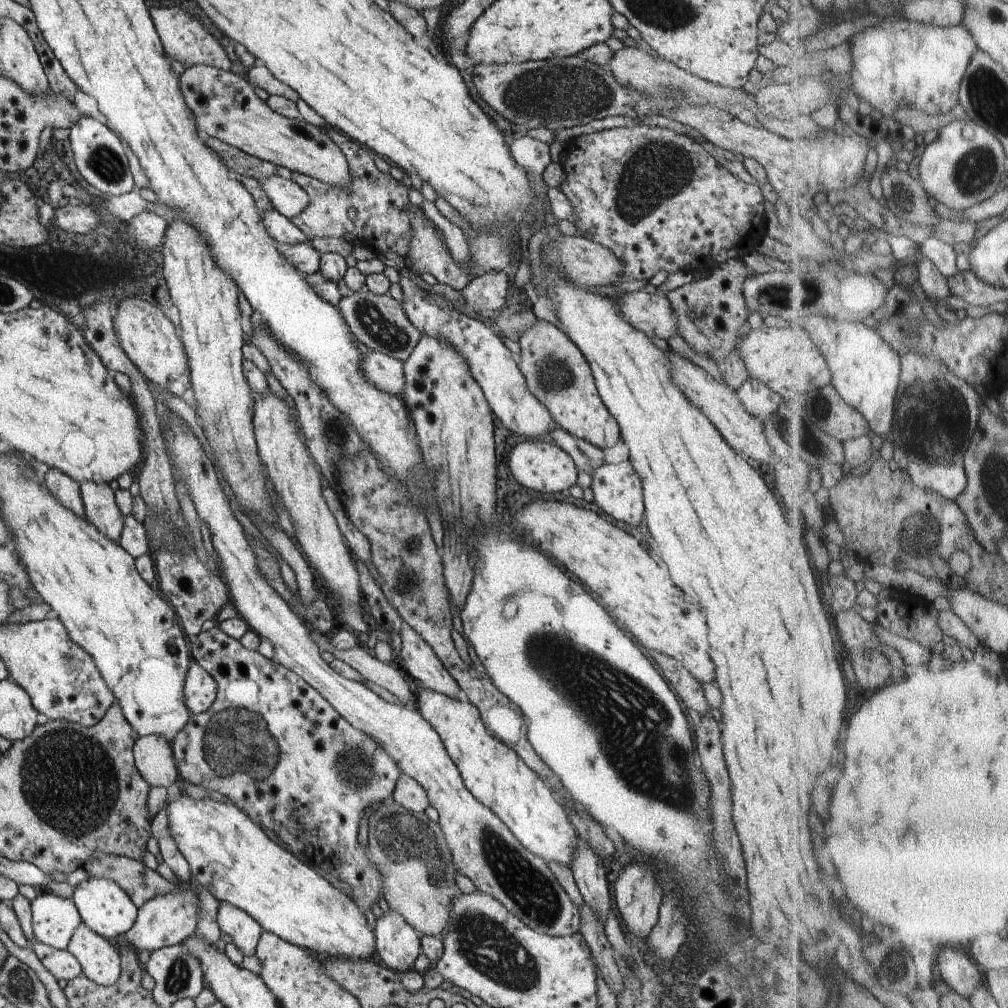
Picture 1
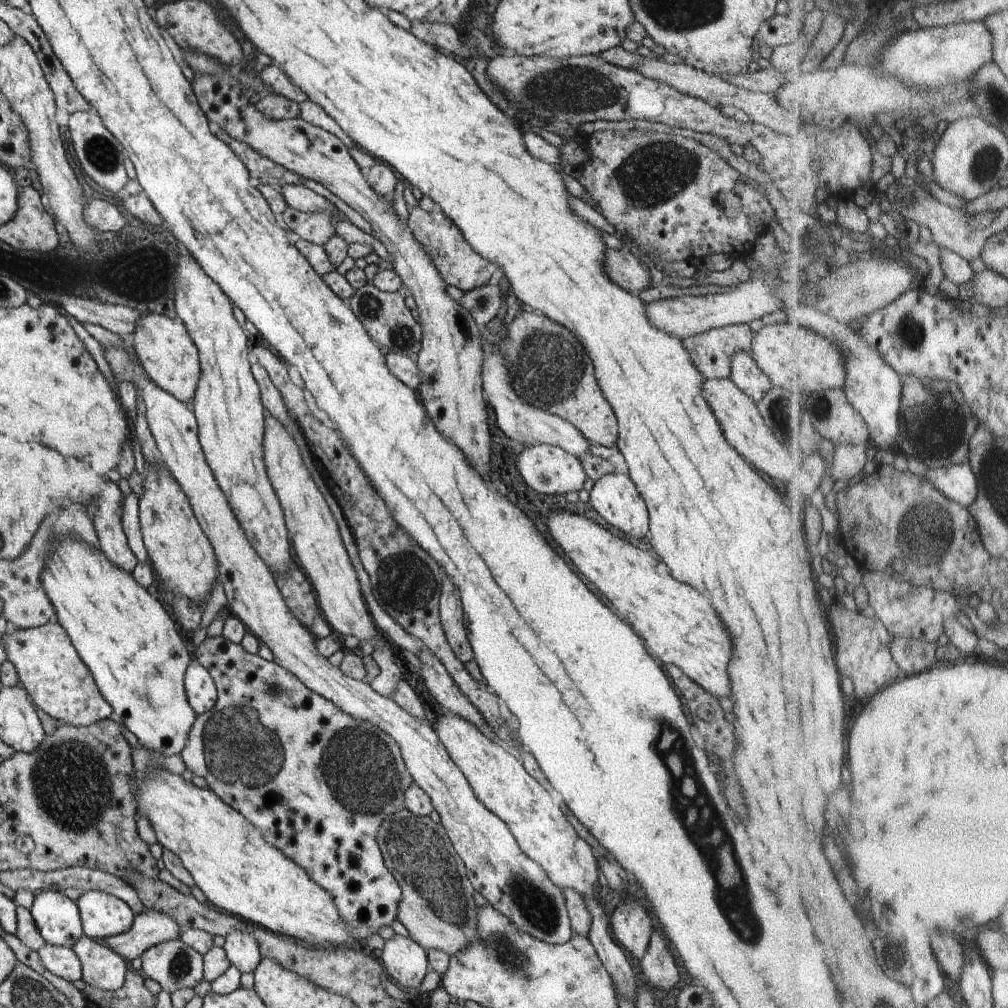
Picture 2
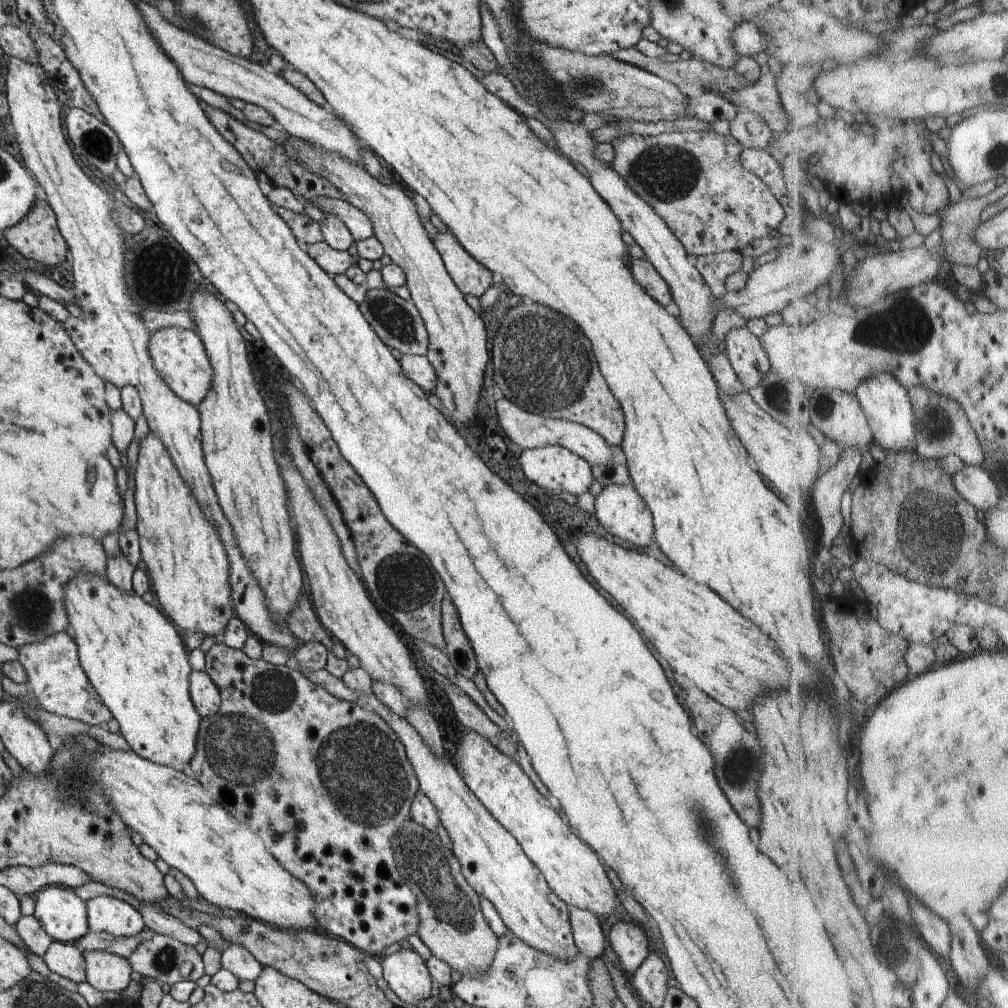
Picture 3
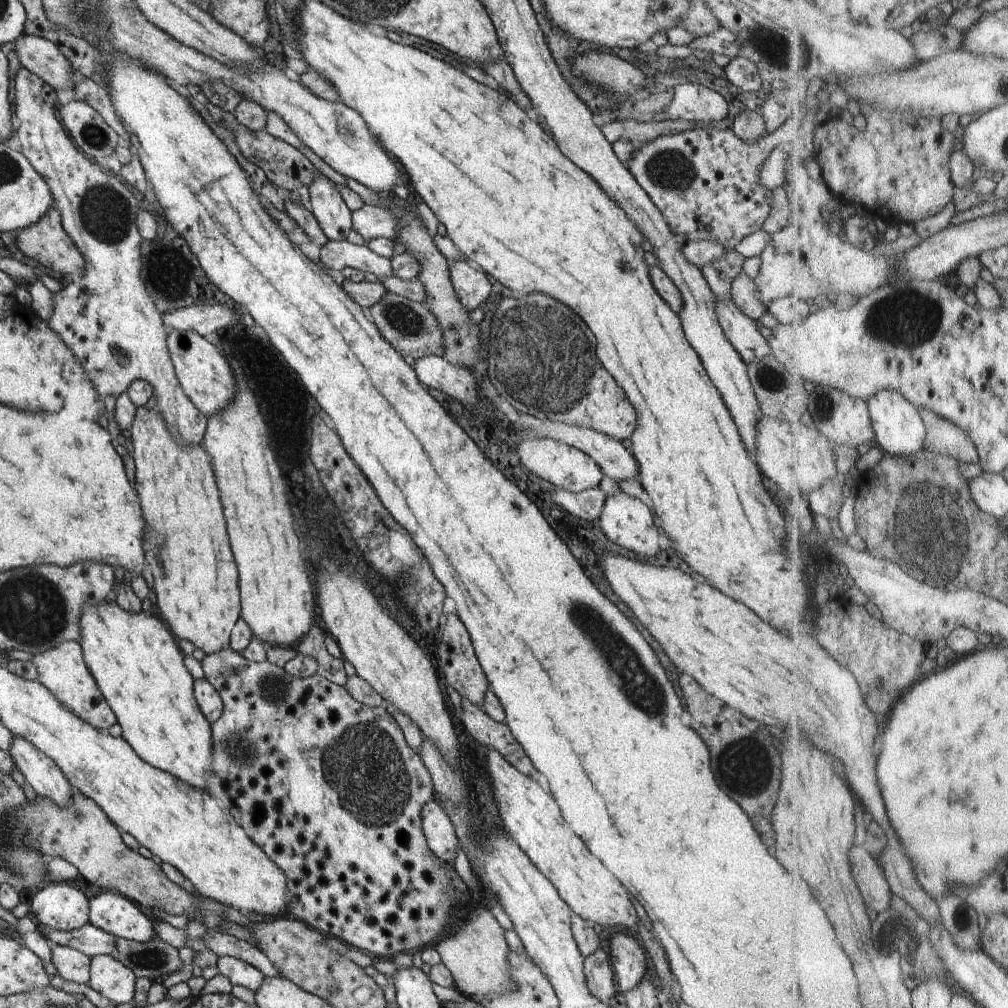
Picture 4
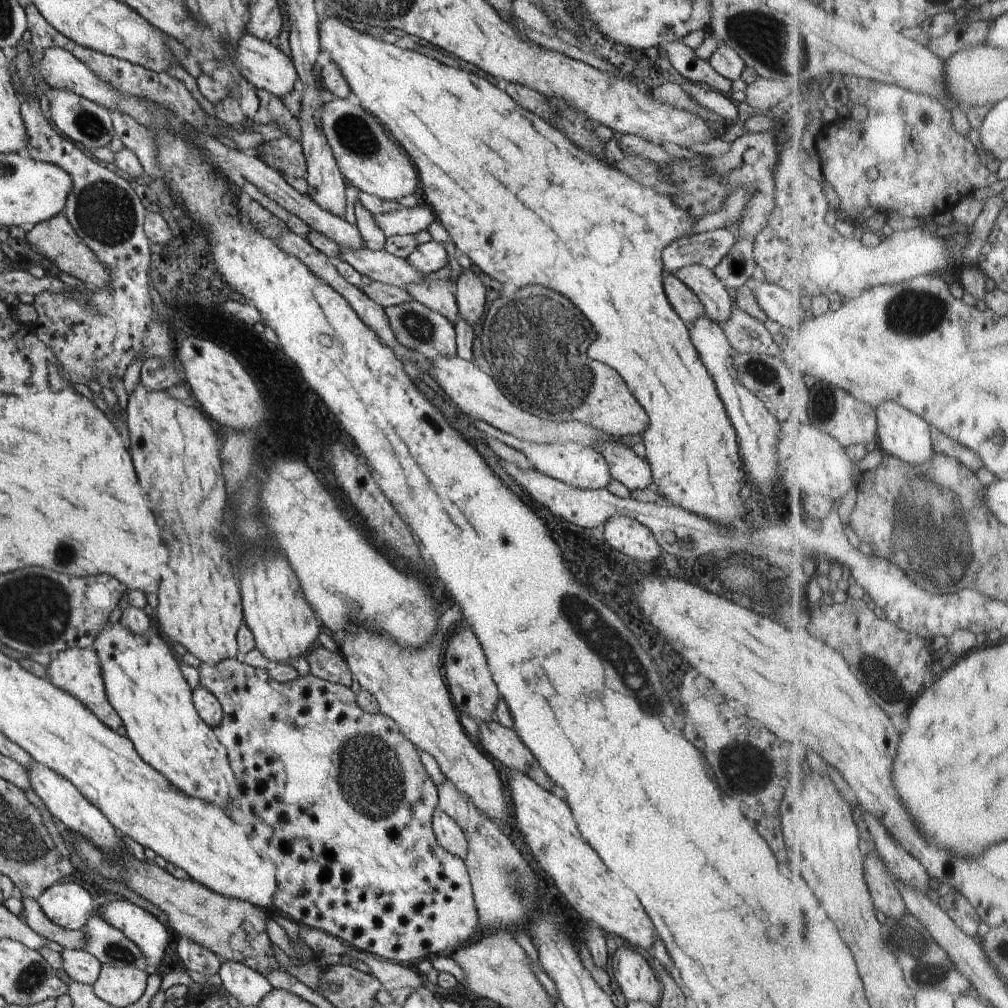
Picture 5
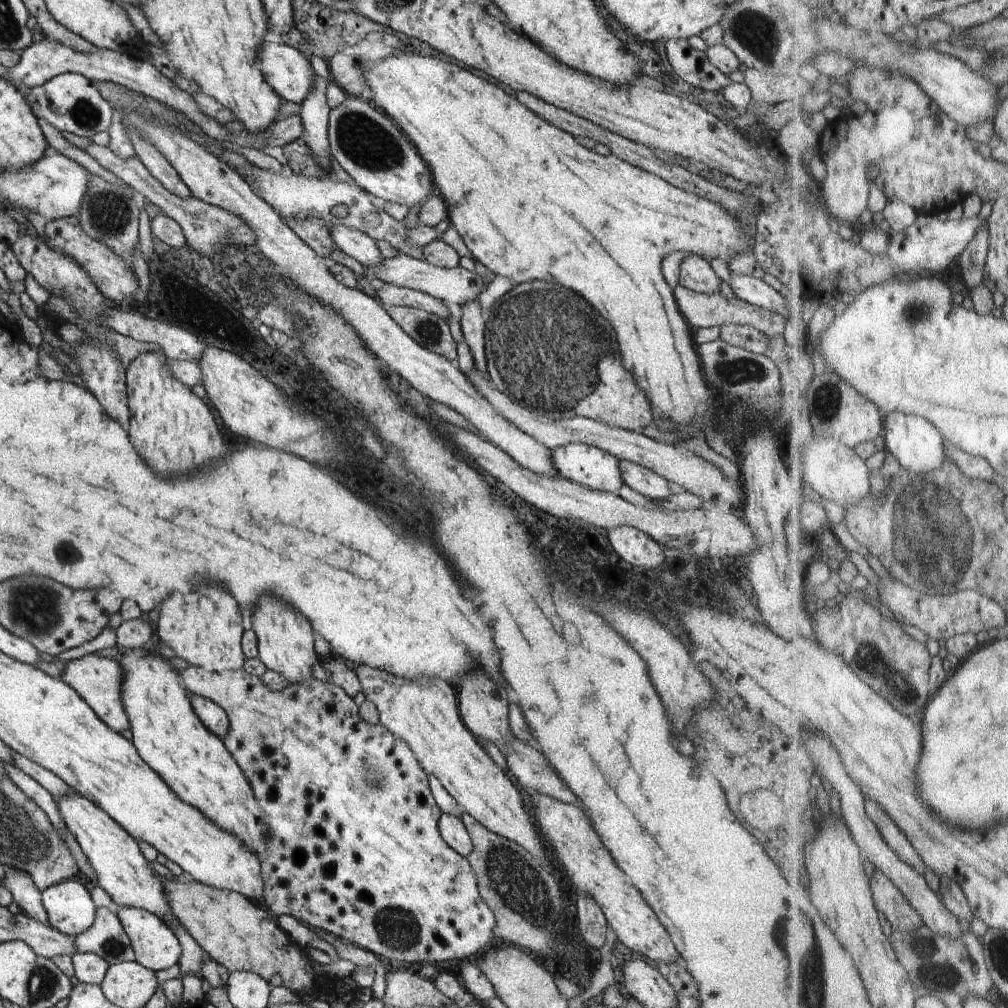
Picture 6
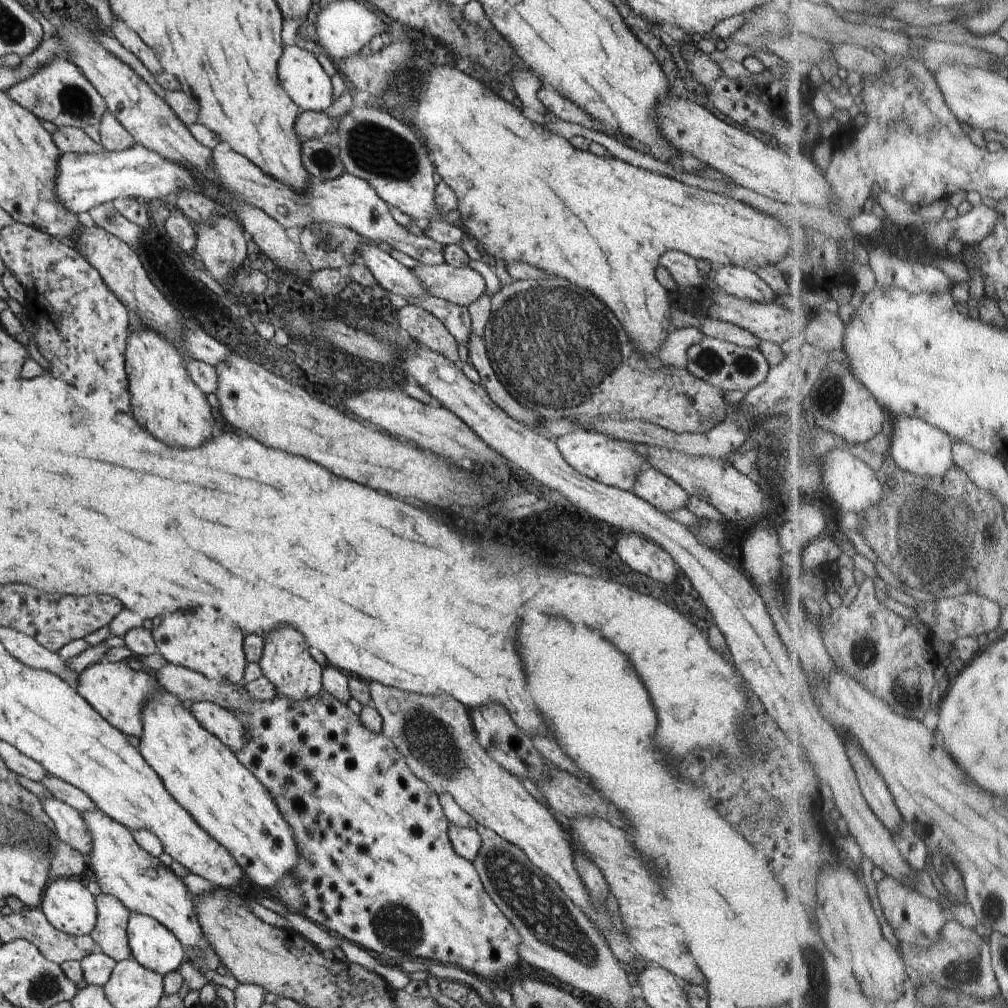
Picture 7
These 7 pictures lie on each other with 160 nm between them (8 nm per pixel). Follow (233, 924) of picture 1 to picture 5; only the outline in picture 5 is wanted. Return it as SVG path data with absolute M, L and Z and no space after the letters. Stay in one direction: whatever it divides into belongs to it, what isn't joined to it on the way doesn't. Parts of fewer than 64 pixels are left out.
M224 961L219 968L218 974L220 975L220 980L222 980L223 988L230 992L244 1006L259 1006L259 1002L273 987L262 973L259 973L252 967L246 966L244 963L236 961Z

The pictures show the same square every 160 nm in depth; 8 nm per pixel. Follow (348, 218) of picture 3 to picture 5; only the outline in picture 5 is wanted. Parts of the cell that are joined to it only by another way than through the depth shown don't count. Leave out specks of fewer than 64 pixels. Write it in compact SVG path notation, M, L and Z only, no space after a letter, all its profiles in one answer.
M399 206L398 209L373 215L376 226L383 230L387 237L394 235L416 235L422 230L428 230L431 222L438 221L434 210L426 206L416 207Z

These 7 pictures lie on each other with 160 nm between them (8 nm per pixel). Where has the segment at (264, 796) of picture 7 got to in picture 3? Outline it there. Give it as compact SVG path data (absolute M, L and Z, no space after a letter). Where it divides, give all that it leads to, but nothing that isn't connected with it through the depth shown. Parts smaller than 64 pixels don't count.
M80 574L63 586L63 603L69 620L69 631L75 643L80 664L120 725L122 736L138 756L153 763L182 771L195 755L197 734L203 719L190 696L189 651L178 634L179 629L158 608L142 596L127 593L114 586L105 575Z

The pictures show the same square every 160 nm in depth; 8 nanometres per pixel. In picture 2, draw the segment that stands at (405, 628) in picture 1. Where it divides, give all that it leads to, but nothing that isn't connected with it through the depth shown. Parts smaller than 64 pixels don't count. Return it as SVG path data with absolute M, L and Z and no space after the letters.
M420 646L418 660L420 660L420 670L423 683L426 685L428 692L451 713L457 714L466 720L469 720L473 725L479 728L484 736L496 740L496 731L491 726L491 720L483 716L483 714L470 702L470 699L460 690L460 687L455 683L455 680L450 676L446 667L440 662L440 659L432 653L426 646Z

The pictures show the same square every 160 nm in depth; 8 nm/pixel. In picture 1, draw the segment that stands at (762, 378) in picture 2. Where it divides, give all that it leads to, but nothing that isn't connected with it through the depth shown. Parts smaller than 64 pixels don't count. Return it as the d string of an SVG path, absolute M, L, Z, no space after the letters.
M748 377L736 391L744 408L762 424L785 401L777 392L770 390L764 383L751 377Z

